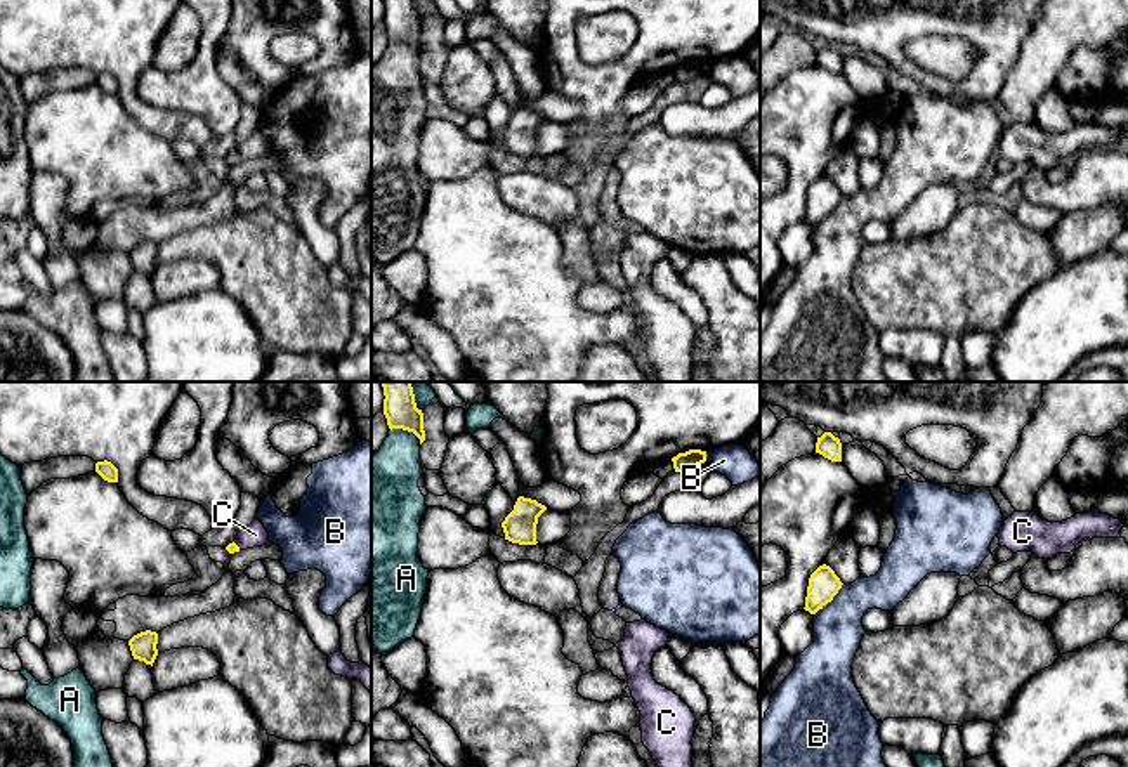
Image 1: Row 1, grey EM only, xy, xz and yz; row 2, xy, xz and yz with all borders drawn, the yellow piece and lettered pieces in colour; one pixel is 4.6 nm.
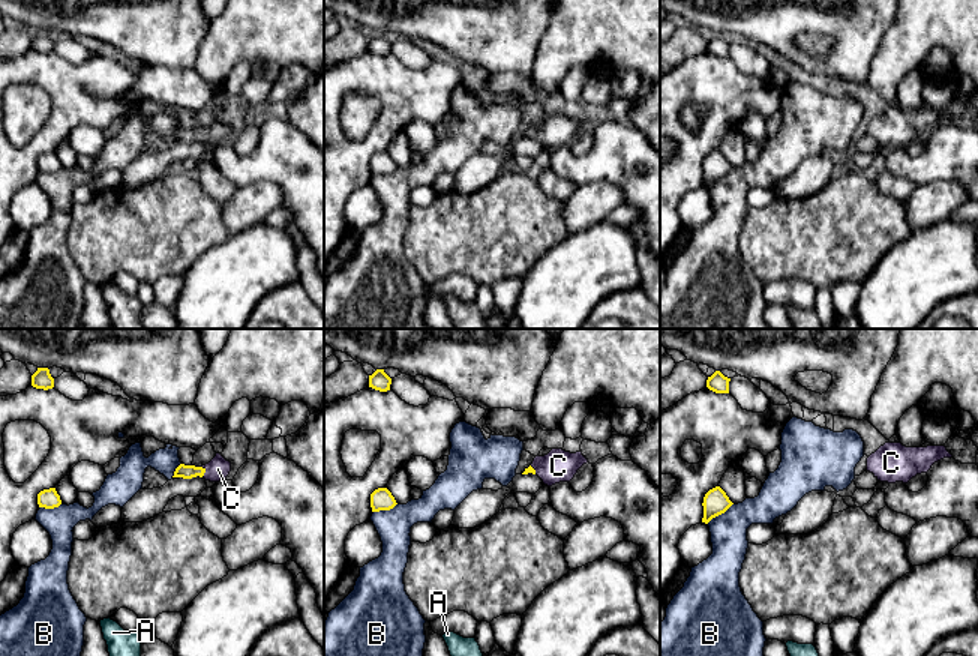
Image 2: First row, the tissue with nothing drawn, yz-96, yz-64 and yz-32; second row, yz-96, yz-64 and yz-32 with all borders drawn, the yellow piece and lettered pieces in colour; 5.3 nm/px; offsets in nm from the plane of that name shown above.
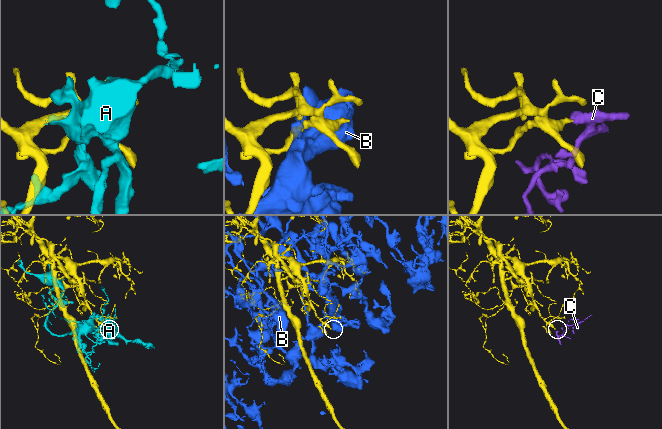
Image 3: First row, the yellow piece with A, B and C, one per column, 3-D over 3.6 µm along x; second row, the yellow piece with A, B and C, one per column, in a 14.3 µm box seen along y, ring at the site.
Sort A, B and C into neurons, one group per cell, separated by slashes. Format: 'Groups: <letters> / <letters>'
Groups: A / B / C

